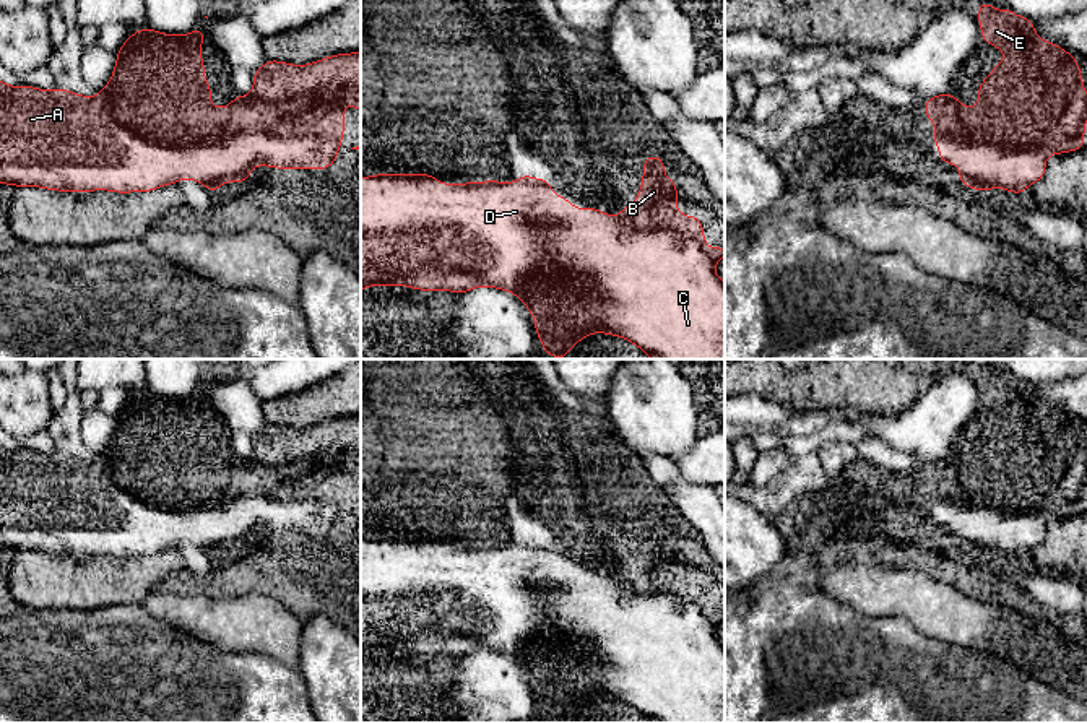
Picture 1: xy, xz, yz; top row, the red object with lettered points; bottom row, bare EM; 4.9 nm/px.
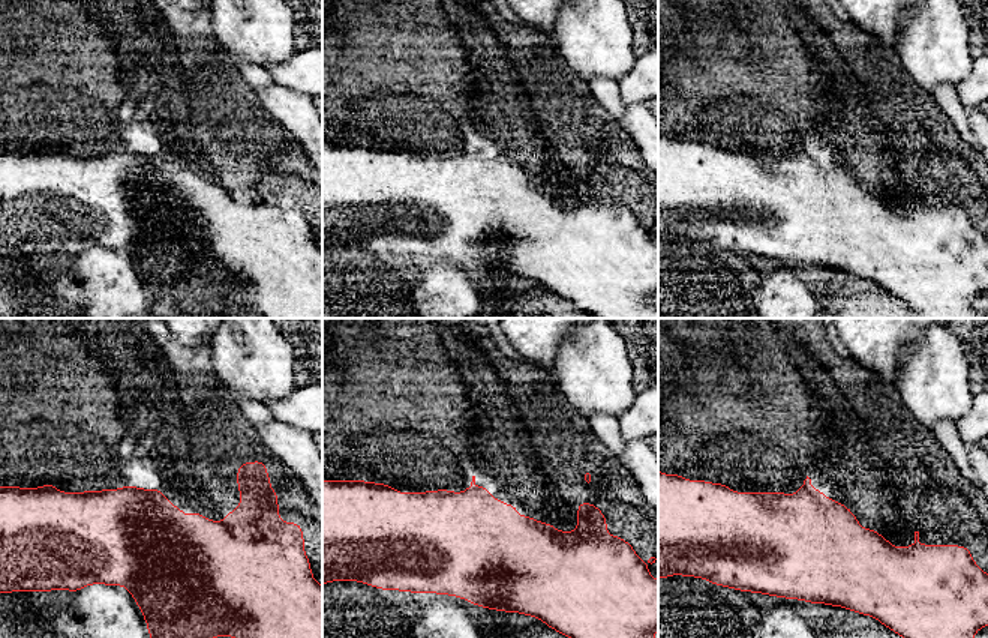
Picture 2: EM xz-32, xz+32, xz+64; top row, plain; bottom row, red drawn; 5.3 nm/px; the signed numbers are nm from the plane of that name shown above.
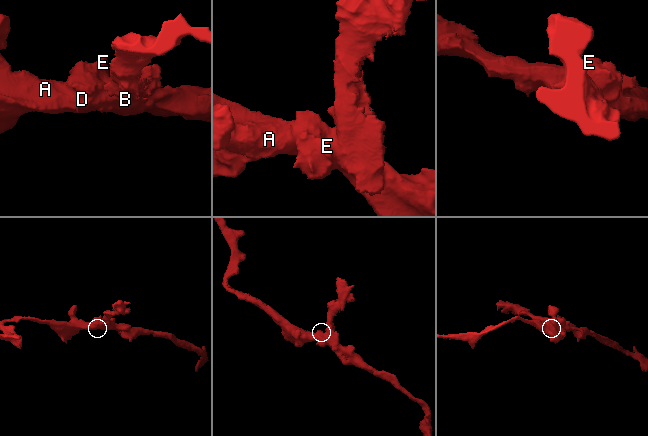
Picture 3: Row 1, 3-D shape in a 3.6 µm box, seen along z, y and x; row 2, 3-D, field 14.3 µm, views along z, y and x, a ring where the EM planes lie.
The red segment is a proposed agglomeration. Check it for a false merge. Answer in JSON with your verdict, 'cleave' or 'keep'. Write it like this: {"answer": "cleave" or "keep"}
{"answer": "keep"}

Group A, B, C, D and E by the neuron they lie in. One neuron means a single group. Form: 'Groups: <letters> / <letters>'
Groups: A B C D E

